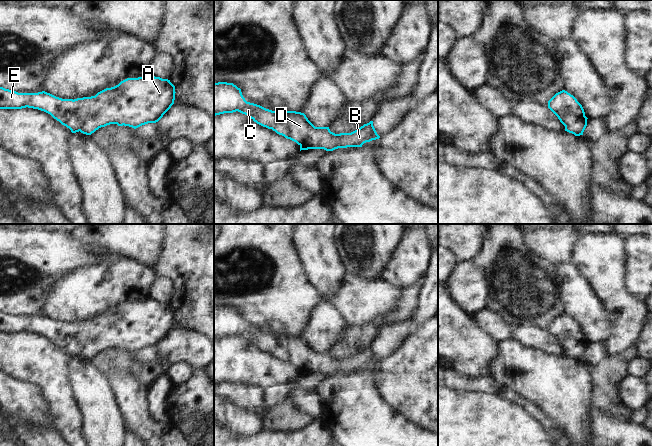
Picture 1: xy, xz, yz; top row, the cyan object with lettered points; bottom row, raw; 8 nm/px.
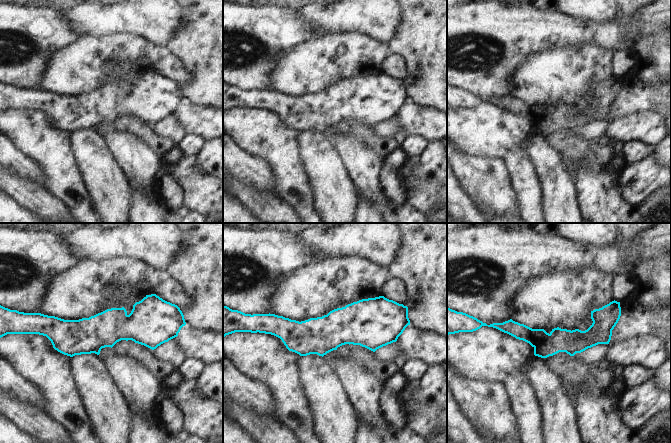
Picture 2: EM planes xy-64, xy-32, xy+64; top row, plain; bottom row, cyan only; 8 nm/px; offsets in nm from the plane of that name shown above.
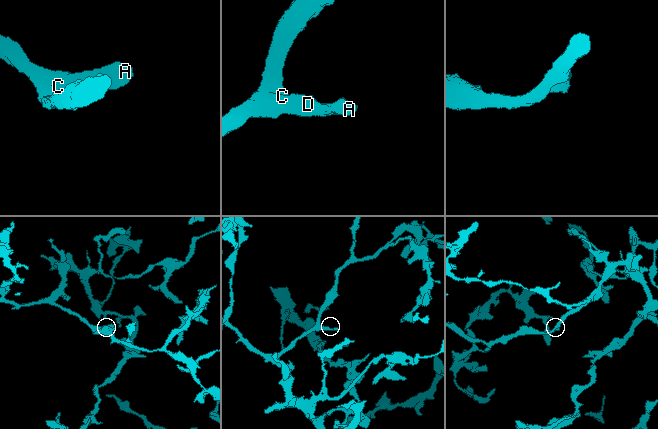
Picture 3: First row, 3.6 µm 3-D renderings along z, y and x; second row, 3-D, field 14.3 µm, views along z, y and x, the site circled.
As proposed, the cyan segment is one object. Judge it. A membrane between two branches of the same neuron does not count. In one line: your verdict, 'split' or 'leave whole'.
leave whole

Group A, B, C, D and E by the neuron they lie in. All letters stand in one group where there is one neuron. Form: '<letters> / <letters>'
A B C D E

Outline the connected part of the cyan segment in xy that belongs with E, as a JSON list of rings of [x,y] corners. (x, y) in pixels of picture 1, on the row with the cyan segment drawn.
[[[150,74],[127,78],[95,96],[62,99],[45,91],[18,93],[0,87],[0,109],[33,108],[50,114],[71,130],[91,135],[110,124],[134,129],[158,122],[175,100],[175,86]]]

